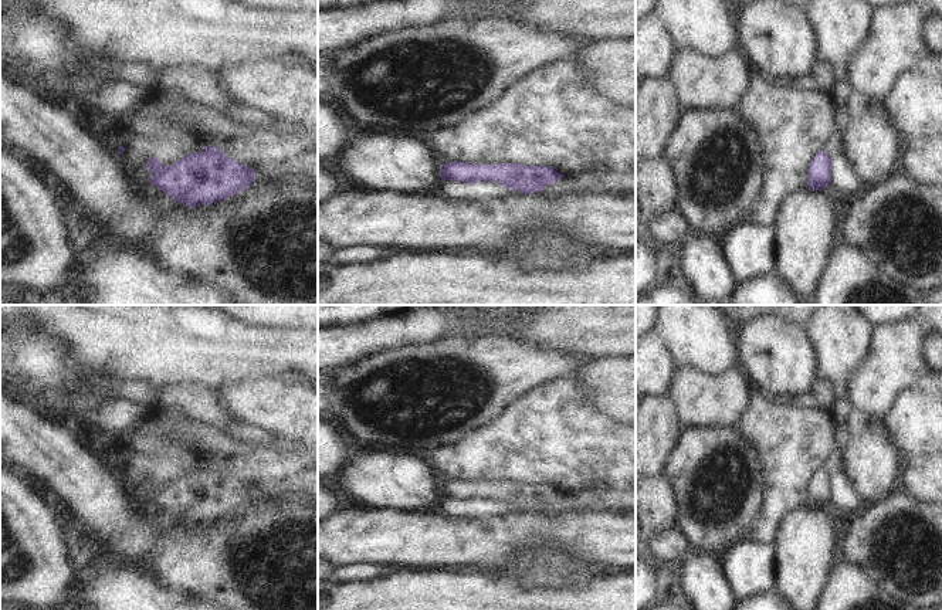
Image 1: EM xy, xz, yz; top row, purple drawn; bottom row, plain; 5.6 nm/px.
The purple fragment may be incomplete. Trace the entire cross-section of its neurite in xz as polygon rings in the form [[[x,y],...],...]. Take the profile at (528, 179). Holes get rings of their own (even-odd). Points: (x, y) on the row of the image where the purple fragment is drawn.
[[[447,162],[440,166],[441,180],[457,180],[477,184],[480,180],[497,182],[509,192],[518,189],[521,194],[541,192],[565,177],[552,167],[526,166],[515,163],[474,165],[467,162]]]

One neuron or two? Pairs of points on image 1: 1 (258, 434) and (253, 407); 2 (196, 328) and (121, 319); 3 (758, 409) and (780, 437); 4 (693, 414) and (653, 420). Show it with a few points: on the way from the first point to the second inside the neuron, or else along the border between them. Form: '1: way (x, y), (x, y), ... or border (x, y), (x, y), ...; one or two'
1: border (233, 417), (257, 424), (285, 440); two
2: way (178, 328), (162, 328), (152, 319), (139, 319); one
3: way (762, 416), (776, 430); one
4: border (667, 395), (684, 427); two

